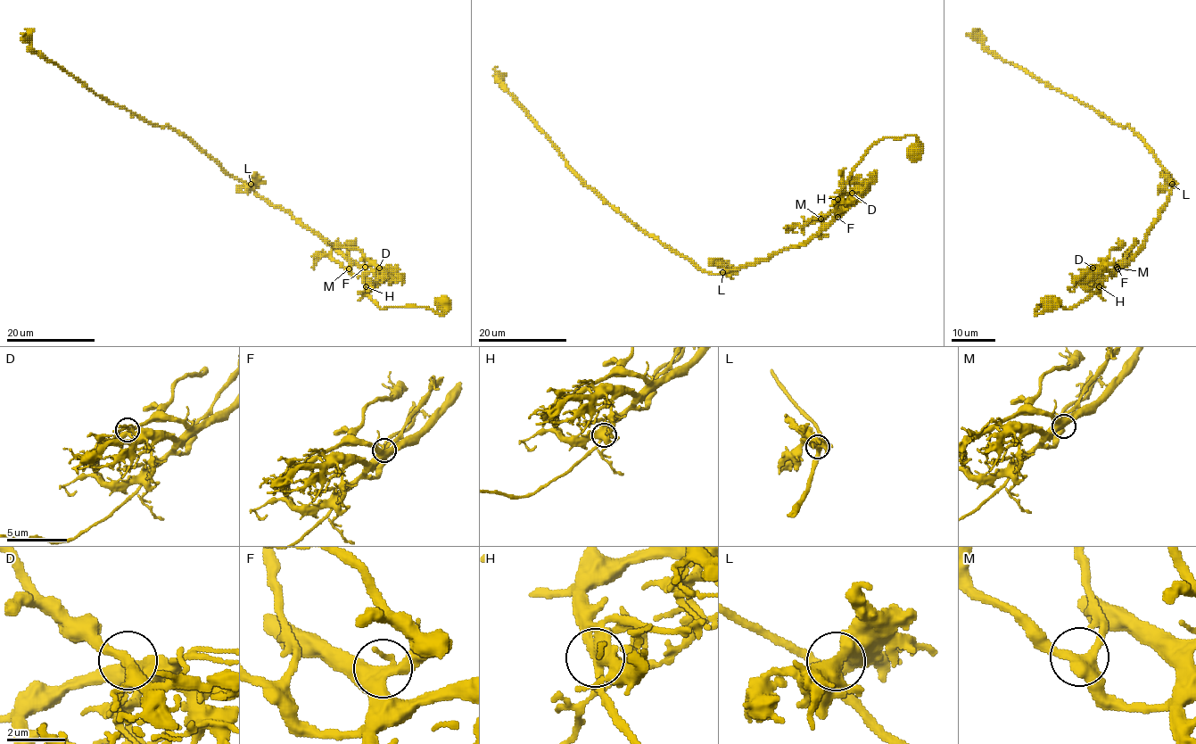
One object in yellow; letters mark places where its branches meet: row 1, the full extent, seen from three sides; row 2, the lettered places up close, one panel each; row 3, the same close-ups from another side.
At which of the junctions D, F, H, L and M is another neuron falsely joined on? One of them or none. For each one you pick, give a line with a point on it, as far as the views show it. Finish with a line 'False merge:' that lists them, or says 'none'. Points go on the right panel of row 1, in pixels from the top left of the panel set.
False merge: none

